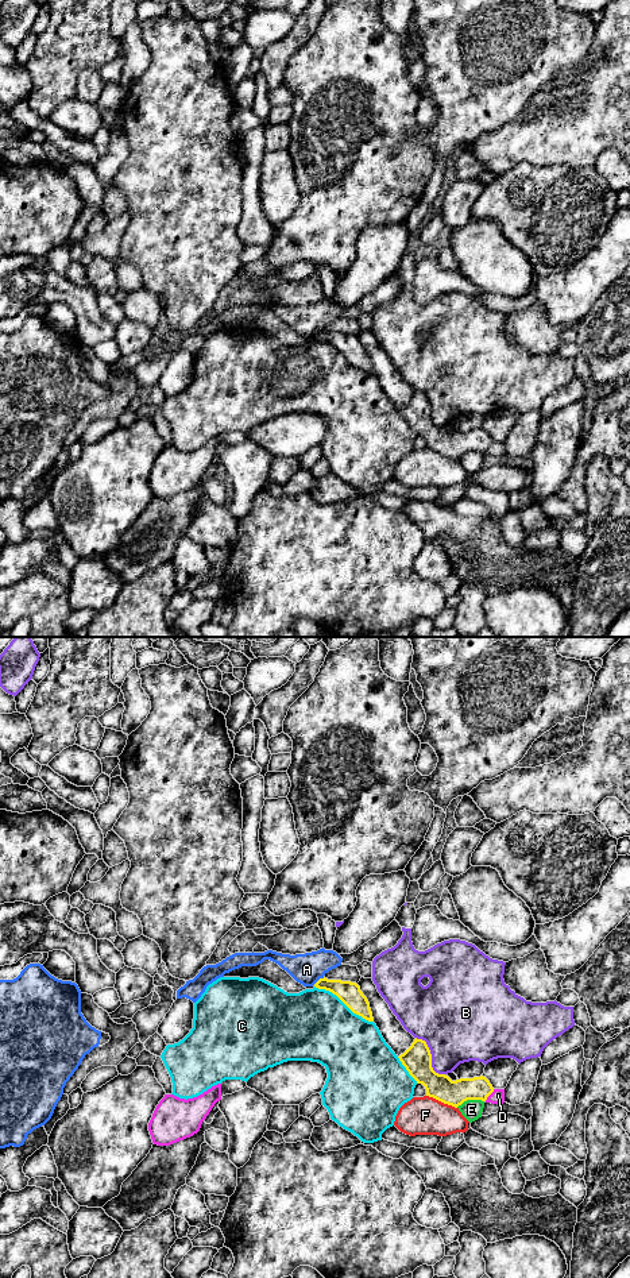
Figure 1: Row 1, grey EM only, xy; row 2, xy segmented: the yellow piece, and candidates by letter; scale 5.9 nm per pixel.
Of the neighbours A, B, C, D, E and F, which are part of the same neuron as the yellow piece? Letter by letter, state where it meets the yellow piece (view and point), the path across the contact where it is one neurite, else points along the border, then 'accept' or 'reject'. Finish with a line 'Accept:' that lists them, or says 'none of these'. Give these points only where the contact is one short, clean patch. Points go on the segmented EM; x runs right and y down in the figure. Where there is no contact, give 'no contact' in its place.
A: meets yellow in xy at (320, 979); border along xy (324, 977), (320, 977), (313, 984); reject
B: meets yellow in xy at (431, 1057); reject
C: meets yellow in xy at (344, 1003); reject
D: meets yellow in xy at (490, 1093); reject
E: meets yellow in xy at (470, 1099); reject
F: meets yellow in xy at (441, 1101); reject
Accept: none of these

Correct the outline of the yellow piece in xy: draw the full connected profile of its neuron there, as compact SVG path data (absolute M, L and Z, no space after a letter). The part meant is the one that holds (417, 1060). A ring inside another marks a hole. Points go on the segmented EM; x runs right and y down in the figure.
M414 1039L411 1046L399 1057L409 1074L422 1084L426 1096L457 1108L467 1100L482 1100L494 1092L490 1081L480 1076L452 1081L445 1074L438 1074L432 1067L432 1054L425 1040Z

